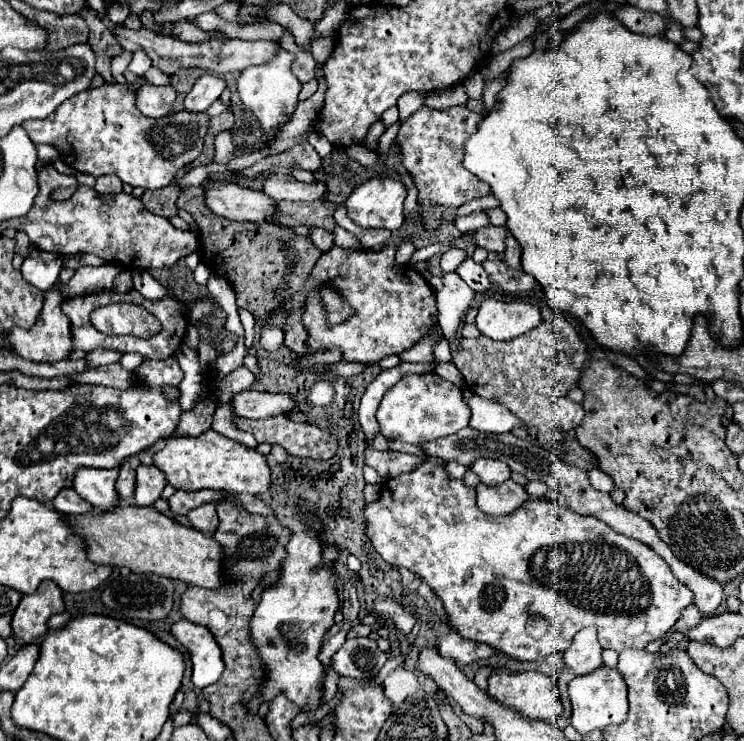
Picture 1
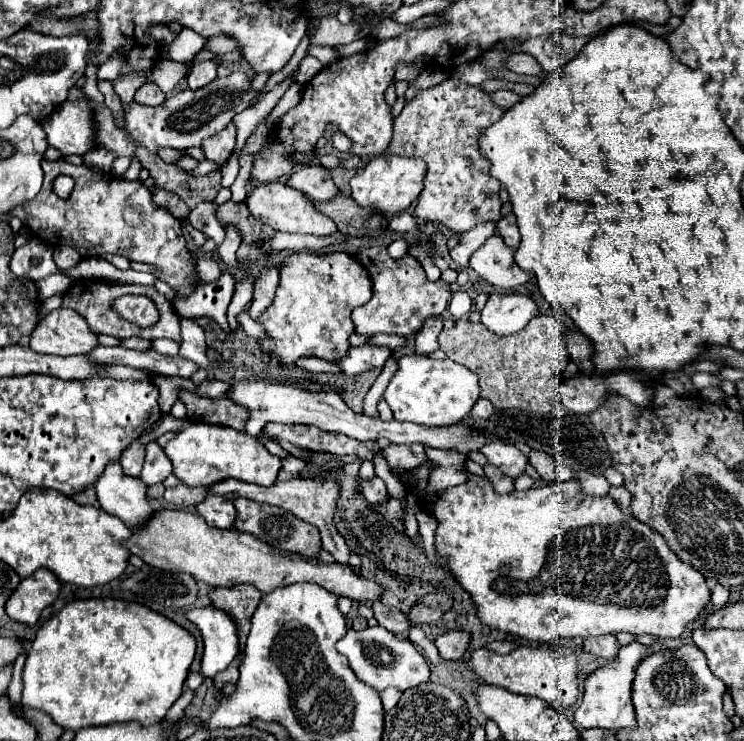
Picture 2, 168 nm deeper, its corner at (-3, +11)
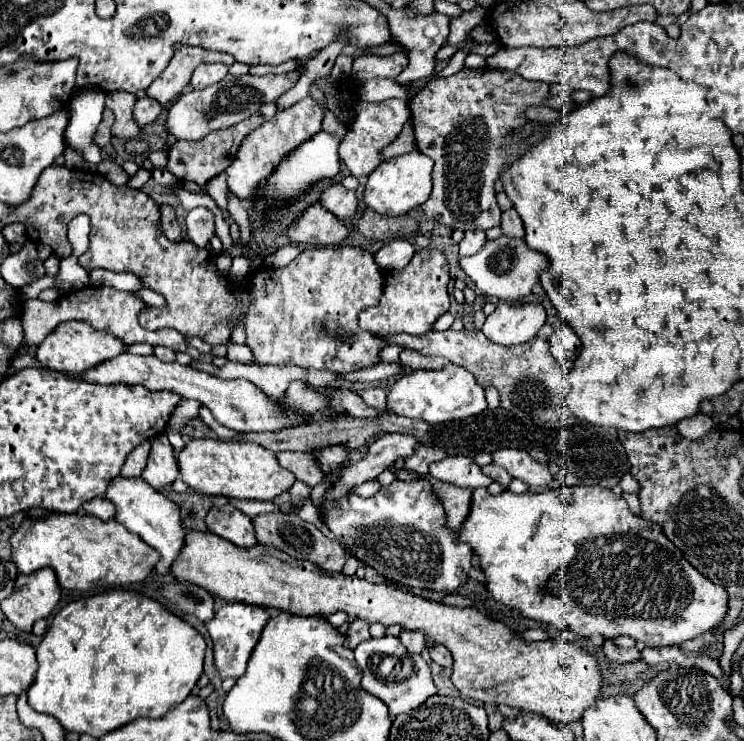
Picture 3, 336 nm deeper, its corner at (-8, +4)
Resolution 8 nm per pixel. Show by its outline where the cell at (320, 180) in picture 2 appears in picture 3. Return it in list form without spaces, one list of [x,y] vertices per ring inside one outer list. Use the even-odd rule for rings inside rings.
[[[331,184],[329,188],[323,190],[321,204],[339,220],[349,222],[357,210],[357,196],[353,190],[347,190],[343,184]]]

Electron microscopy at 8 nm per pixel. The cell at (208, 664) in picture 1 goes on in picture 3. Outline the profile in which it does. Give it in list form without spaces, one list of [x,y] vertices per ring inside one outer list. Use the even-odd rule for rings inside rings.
[[[233,602],[233,604],[221,606],[215,612],[215,616],[205,622],[207,632],[211,634],[211,640],[213,640],[215,666],[217,666],[217,672],[219,672],[221,678],[229,678],[229,676],[239,678],[245,672],[249,656],[251,656],[251,650],[255,648],[255,644],[257,644],[257,640],[261,636],[261,630],[263,630],[267,620],[269,620],[269,612],[265,608],[259,608],[255,604]]]

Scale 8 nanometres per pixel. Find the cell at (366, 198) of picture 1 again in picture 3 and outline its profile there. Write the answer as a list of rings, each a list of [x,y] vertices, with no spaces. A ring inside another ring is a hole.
[[[417,150],[391,158],[387,162],[381,162],[367,178],[363,200],[369,208],[383,216],[403,216],[409,210],[421,206],[431,196],[431,168],[433,160],[427,156],[421,156]]]

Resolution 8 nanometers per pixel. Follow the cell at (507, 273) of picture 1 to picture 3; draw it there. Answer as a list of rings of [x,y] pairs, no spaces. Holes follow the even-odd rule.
[[[501,236],[497,240],[487,240],[481,252],[461,260],[461,268],[481,292],[507,302],[515,302],[523,296],[529,296],[531,288],[539,282],[539,274],[547,268],[547,264],[549,264],[547,256],[529,250],[523,240],[513,240],[507,236]]]

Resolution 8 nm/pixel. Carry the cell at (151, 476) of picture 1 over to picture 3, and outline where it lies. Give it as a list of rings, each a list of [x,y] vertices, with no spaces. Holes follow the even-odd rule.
[[[167,434],[151,438],[151,454],[149,464],[143,470],[141,478],[155,490],[163,490],[165,486],[173,484],[173,480],[179,476],[177,460],[173,456],[173,446],[167,440]]]

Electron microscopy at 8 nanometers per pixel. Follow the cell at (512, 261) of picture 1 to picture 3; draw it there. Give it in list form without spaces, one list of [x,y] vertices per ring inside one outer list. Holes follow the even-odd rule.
[[[511,208],[507,212],[503,212],[503,218],[501,218],[501,230],[505,236],[511,236],[511,238],[523,238],[525,232],[523,232],[523,222],[519,218],[519,214]]]

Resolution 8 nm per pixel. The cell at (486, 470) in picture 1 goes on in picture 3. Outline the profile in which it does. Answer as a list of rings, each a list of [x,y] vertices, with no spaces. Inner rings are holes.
[[[501,448],[493,452],[493,464],[503,466],[513,478],[529,486],[547,486],[551,482],[551,472],[545,464],[533,460],[525,450]]]

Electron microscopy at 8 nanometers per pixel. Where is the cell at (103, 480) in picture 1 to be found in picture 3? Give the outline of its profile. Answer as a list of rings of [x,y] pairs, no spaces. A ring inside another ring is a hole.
[[[117,476],[111,480],[105,498],[109,498],[115,504],[115,520],[123,524],[129,532],[141,536],[149,546],[153,546],[159,554],[161,560],[157,562],[154,570],[158,574],[167,574],[171,562],[177,558],[181,546],[183,546],[183,526],[179,520],[179,506],[167,500],[163,494],[157,490],[149,488],[145,480],[141,478],[121,478]]]

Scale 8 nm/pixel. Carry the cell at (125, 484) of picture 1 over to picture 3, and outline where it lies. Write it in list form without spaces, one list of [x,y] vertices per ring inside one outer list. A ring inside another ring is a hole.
[[[141,442],[137,448],[133,448],[121,468],[123,478],[139,478],[143,468],[147,466],[147,456],[149,456],[149,442]]]

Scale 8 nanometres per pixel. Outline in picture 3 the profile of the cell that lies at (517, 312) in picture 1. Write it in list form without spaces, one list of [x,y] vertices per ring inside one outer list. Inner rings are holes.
[[[497,304],[495,312],[487,316],[481,332],[497,344],[523,344],[537,336],[545,324],[545,310],[541,304]]]

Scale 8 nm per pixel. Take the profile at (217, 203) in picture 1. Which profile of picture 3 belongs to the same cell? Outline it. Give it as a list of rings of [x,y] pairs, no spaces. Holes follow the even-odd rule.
[[[315,202],[307,210],[303,210],[303,214],[285,230],[285,236],[293,244],[333,246],[341,244],[347,232],[349,230],[339,218],[325,210],[321,202]]]

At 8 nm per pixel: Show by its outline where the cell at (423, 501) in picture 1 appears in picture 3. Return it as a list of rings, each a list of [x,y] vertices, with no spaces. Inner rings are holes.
[[[561,486],[555,490],[545,490],[545,492],[525,492],[525,494],[513,494],[509,490],[493,496],[487,492],[487,488],[477,488],[473,490],[471,496],[471,510],[469,516],[465,518],[463,526],[457,532],[457,540],[463,544],[469,544],[473,554],[477,554],[481,562],[481,570],[485,574],[485,588],[491,598],[495,598],[499,604],[519,610],[521,616],[549,624],[556,630],[571,630],[581,636],[591,636],[591,634],[601,634],[605,640],[615,640],[619,636],[631,636],[647,646],[677,646],[683,644],[685,640],[697,638],[703,632],[719,626],[727,614],[727,592],[725,588],[719,588],[711,584],[703,574],[695,572],[691,564],[683,558],[683,554],[667,540],[663,530],[657,524],[651,524],[647,520],[641,520],[639,516],[633,516],[625,504],[623,498],[615,496],[611,490],[601,488],[601,486]]]

